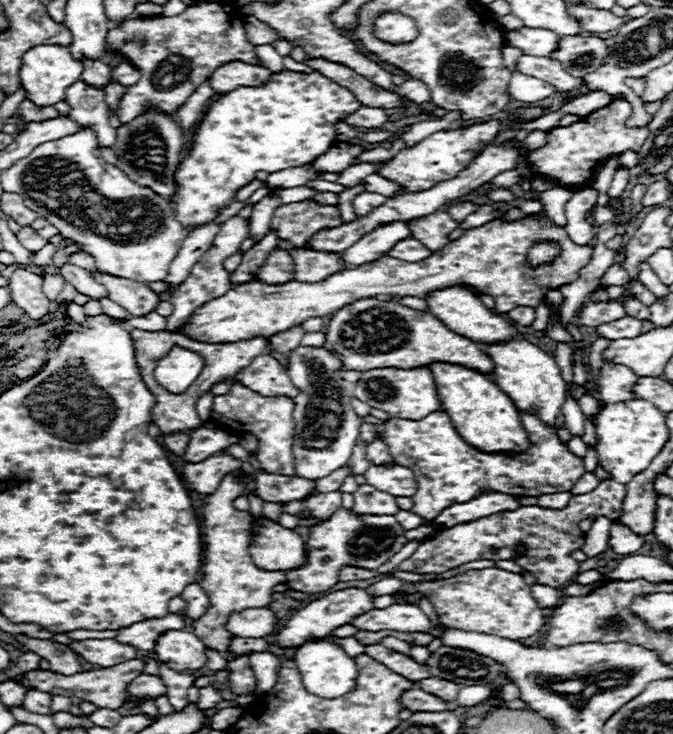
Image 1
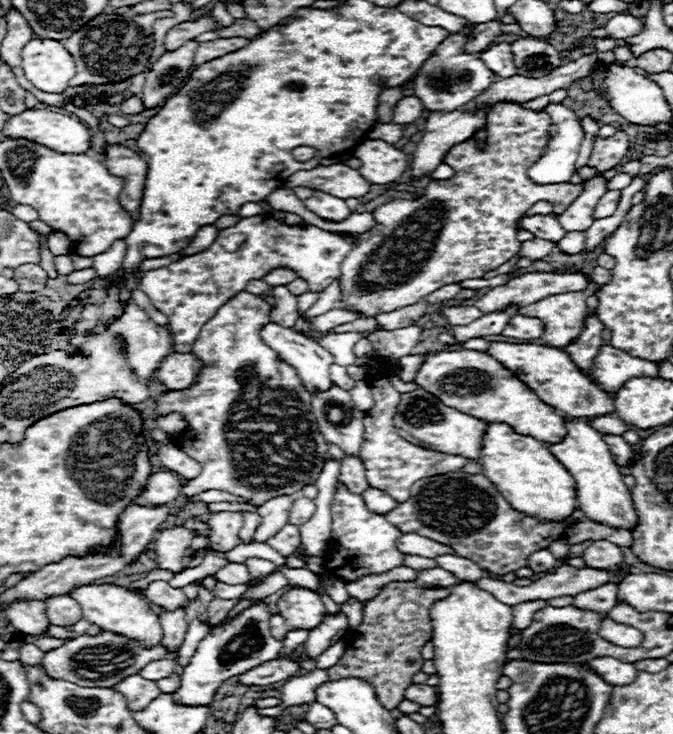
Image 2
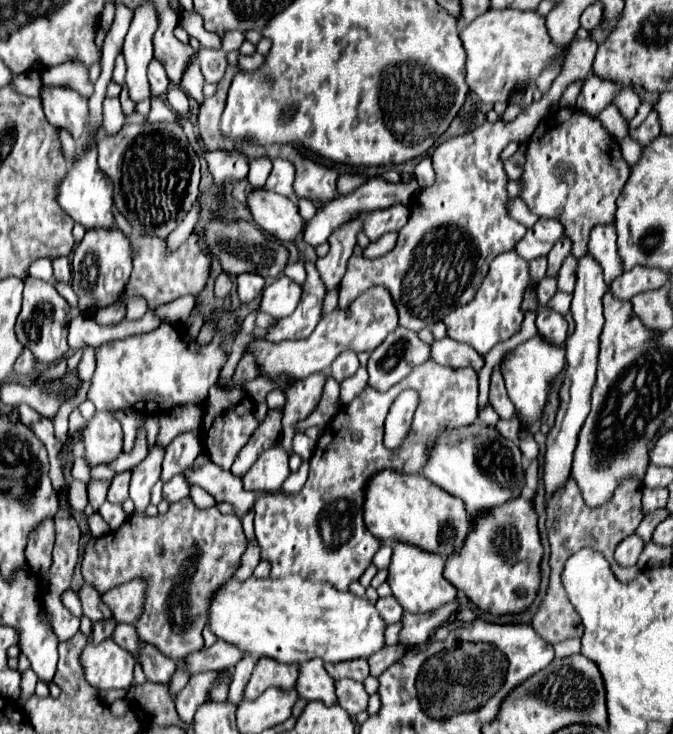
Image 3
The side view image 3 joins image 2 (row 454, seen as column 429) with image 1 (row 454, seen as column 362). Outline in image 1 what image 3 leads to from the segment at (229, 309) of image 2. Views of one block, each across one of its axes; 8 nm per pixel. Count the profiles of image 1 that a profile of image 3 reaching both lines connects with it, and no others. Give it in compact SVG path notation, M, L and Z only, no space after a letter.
M235 383L231 385L228 394L214 396L212 418L234 432L254 434L258 438L258 462L262 464L264 472L292 476L294 474L292 410L294 410L294 402L288 396L260 396L249 388Z

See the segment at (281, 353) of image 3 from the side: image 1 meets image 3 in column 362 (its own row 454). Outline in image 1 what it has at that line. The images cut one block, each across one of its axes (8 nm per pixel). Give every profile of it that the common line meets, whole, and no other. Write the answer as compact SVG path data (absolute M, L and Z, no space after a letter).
M298 346L292 354L290 354L290 380L296 388L300 388L300 394L294 398L296 402L296 410L294 410L294 422L296 422L296 430L294 430L294 458L296 458L296 472L294 476L300 478L308 478L308 480L318 480L324 478L328 474L332 474L334 470L342 468L348 458L352 456L354 444L358 442L358 434L360 434L360 418L358 414L352 410L350 406L350 396L344 390L344 380L340 376L342 370L342 362L324 346L320 348L312 348L312 346Z

